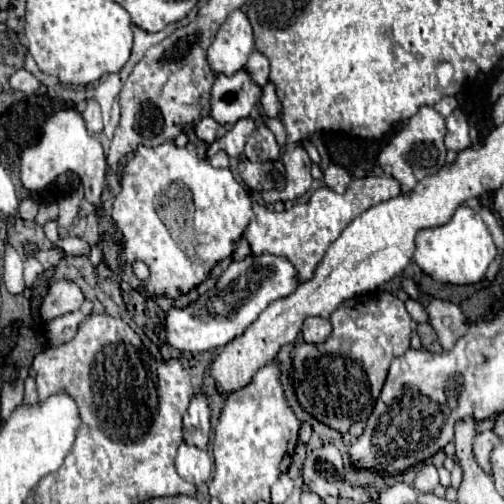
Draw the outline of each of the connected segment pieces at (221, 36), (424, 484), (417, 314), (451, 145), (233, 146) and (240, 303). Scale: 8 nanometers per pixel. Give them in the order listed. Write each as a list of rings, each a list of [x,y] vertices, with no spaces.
[[[234,10],[220,26],[214,42],[208,48],[208,64],[216,76],[232,76],[244,68],[254,50],[252,26],[244,12]]]
[[[424,464],[414,480],[414,488],[418,492],[432,492],[438,486],[438,470],[432,464]]]
[[[408,298],[406,300],[406,310],[408,310],[408,314],[412,316],[412,320],[414,322],[418,322],[418,324],[422,324],[422,322],[428,322],[428,314],[426,314],[426,308],[418,302],[418,300],[412,300],[412,298]]]
[[[456,110],[454,114],[450,114],[446,118],[446,128],[448,128],[448,134],[446,134],[446,148],[448,150],[462,152],[462,150],[470,148],[468,122],[460,110]]]
[[[250,118],[238,120],[238,122],[234,124],[234,128],[232,128],[230,132],[226,132],[224,138],[220,138],[220,140],[216,140],[214,144],[208,146],[208,156],[212,158],[218,150],[224,150],[230,158],[232,158],[232,156],[242,156],[244,144],[246,144],[248,136],[252,134],[252,130],[254,130],[254,122],[252,122]]]
[[[262,254],[232,262],[214,288],[202,294],[186,308],[172,308],[166,314],[166,340],[182,352],[206,352],[226,346],[242,334],[274,300],[292,294],[298,288],[294,266],[280,256]]]

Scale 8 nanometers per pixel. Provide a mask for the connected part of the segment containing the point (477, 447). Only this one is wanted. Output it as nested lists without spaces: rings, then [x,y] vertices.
[[[484,430],[474,436],[474,458],[486,474],[492,474],[490,452],[492,452],[492,448],[496,448],[496,444],[500,444],[500,438],[492,430]]]

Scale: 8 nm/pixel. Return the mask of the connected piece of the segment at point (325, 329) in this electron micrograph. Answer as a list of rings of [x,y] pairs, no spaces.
[[[306,318],[304,322],[304,330],[302,330],[302,336],[308,344],[320,344],[324,342],[332,332],[332,324],[330,320],[326,318]]]

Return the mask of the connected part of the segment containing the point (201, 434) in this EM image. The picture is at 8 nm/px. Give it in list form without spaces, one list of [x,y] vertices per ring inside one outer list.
[[[194,394],[190,408],[184,414],[184,442],[196,448],[206,448],[210,440],[210,408],[206,396]]]

